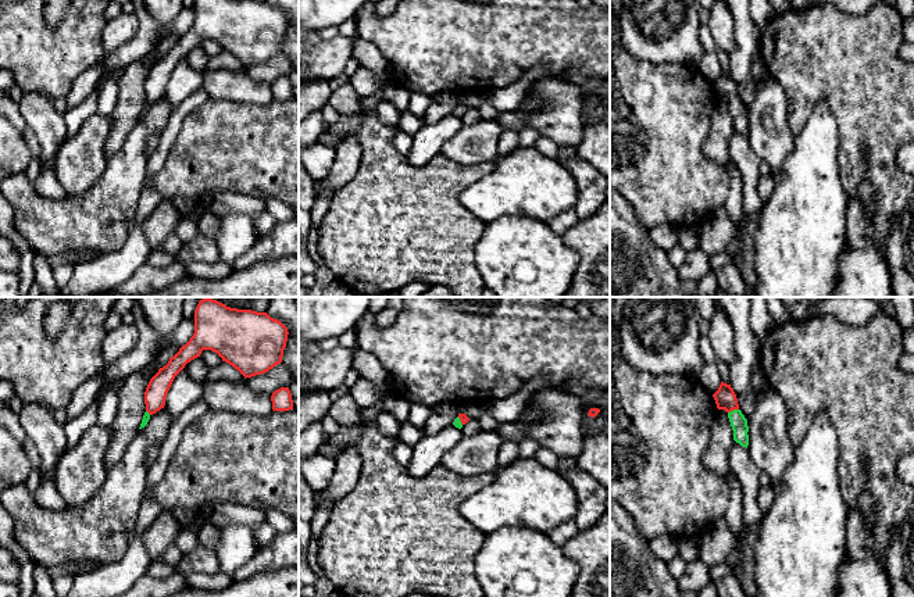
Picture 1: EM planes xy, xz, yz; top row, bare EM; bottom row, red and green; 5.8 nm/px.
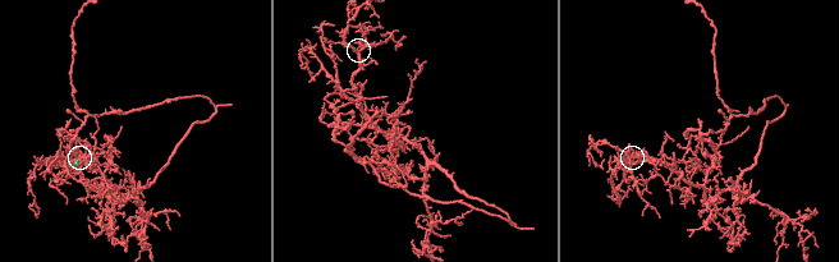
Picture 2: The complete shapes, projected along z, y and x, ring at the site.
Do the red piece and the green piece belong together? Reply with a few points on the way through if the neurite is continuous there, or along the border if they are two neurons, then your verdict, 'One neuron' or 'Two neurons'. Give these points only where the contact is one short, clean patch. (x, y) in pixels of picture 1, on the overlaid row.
Path across: yz (725, 399), (732, 410), (739, 424). One neuron

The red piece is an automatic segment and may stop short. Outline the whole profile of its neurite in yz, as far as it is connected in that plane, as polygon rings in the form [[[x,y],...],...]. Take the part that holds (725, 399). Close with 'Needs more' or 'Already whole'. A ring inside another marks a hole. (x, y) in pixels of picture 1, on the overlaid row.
[[[721,382],[718,390],[713,394],[713,397],[715,400],[717,408],[725,410],[728,412],[728,418],[733,430],[733,440],[739,443],[742,447],[747,448],[747,419],[739,410],[738,398],[731,385]]]. Needs more

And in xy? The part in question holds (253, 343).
[[[213,298],[200,300],[194,311],[193,336],[146,387],[146,412],[139,429],[164,408],[175,376],[188,362],[200,357],[203,350],[217,353],[246,379],[265,373],[282,362],[288,335],[288,328],[267,312],[231,308]]]. Needs more

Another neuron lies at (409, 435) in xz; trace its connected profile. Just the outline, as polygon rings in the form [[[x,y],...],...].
[[[403,422],[397,437],[401,443],[414,447],[424,437],[424,430],[413,426],[410,422]]]

